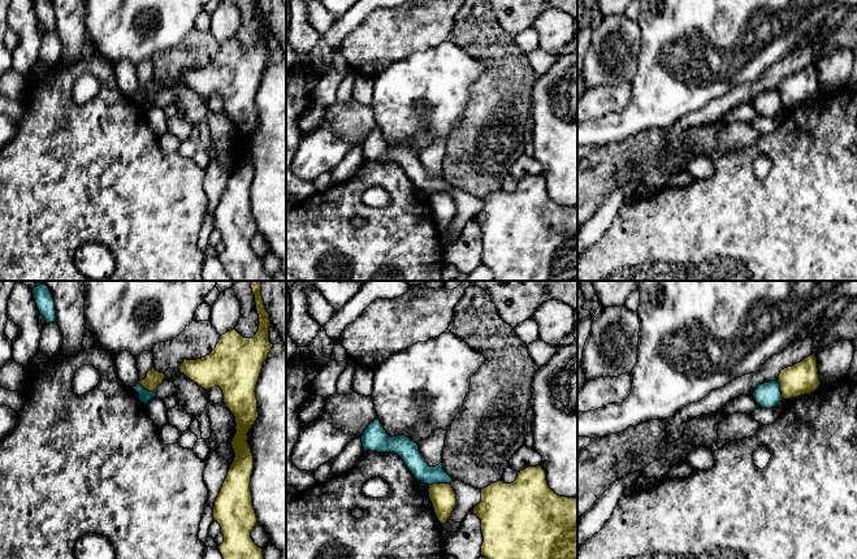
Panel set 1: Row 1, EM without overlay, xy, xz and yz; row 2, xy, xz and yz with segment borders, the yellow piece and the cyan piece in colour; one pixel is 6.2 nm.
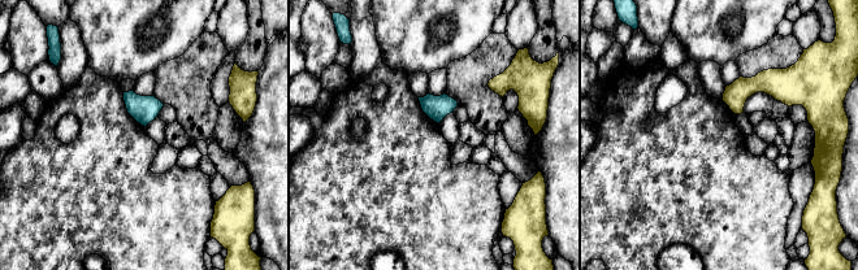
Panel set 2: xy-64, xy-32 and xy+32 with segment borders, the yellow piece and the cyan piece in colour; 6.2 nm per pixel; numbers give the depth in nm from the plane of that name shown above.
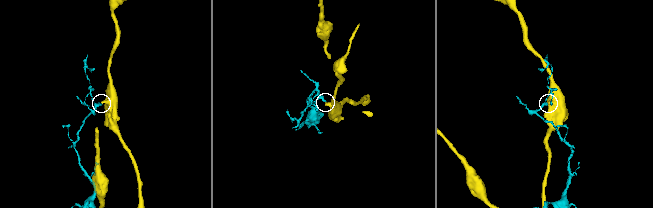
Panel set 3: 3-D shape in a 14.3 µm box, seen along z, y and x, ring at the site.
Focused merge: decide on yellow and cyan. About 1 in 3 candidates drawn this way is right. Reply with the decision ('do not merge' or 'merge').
do not merge

